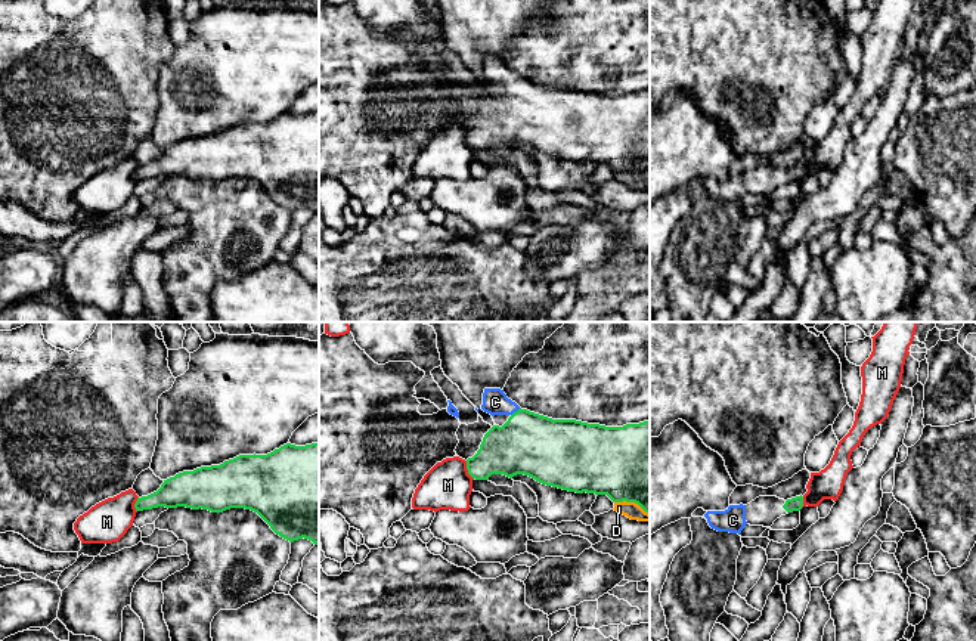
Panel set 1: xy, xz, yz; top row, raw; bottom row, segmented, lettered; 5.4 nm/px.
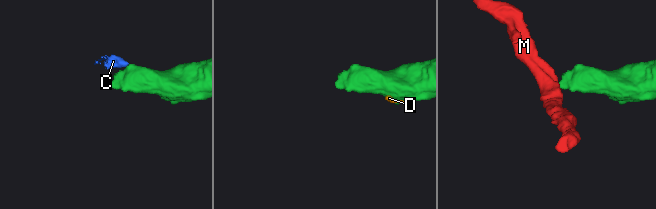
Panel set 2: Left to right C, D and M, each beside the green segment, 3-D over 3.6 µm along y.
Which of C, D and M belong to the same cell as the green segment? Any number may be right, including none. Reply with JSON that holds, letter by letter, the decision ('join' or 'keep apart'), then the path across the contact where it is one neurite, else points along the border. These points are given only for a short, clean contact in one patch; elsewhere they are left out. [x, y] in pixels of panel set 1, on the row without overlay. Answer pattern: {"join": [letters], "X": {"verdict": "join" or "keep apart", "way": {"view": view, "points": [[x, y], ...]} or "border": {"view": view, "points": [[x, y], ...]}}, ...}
{"join": ["C", "D"], "C": {"verdict": "join", "way": {"view": "xz", "points": [[527, 112], [517, 80], [495, 71]]}}, "D": {"verdict": "join", "way": {"view": "xz", "points": [[648, 132], [648, 149], [632, 170], [631, 179]]}}, "M": {"verdict": "keep apart", "border": {"view": "xz", "points": [[465, 130], [465, 138], [473, 148]]}}}

